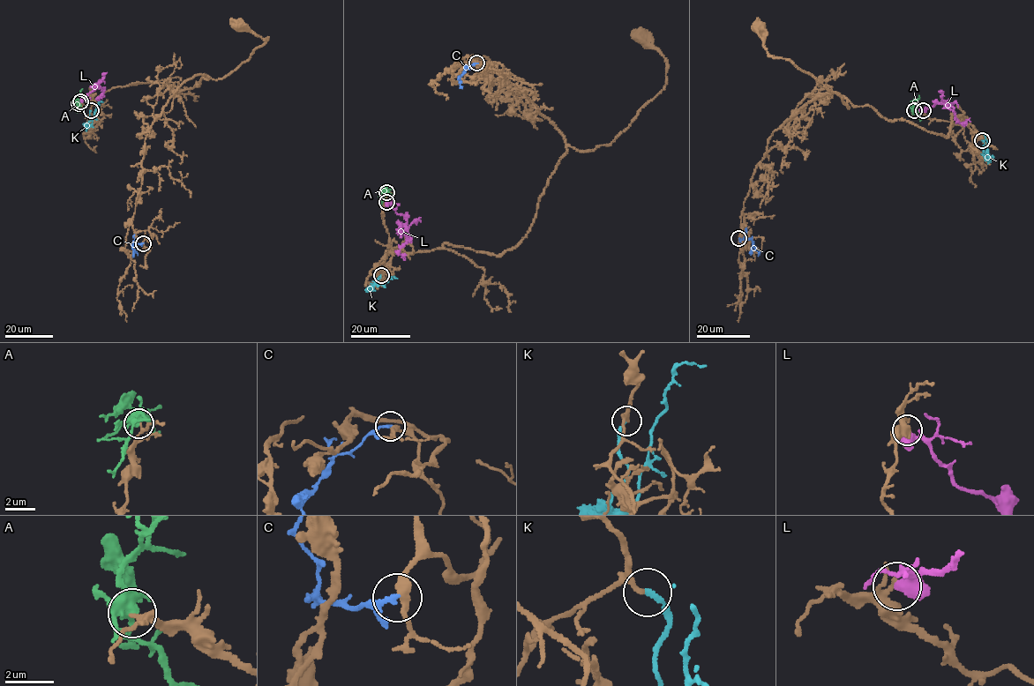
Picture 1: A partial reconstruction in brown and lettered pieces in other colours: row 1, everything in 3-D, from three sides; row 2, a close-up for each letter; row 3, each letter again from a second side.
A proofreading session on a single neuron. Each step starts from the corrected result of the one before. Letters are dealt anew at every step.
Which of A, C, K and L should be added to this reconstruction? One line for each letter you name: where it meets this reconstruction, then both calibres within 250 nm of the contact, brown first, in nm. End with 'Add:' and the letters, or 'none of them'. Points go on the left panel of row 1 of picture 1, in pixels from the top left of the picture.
K: contact (91, 110); calibres 120 and 200 nm
Add: K

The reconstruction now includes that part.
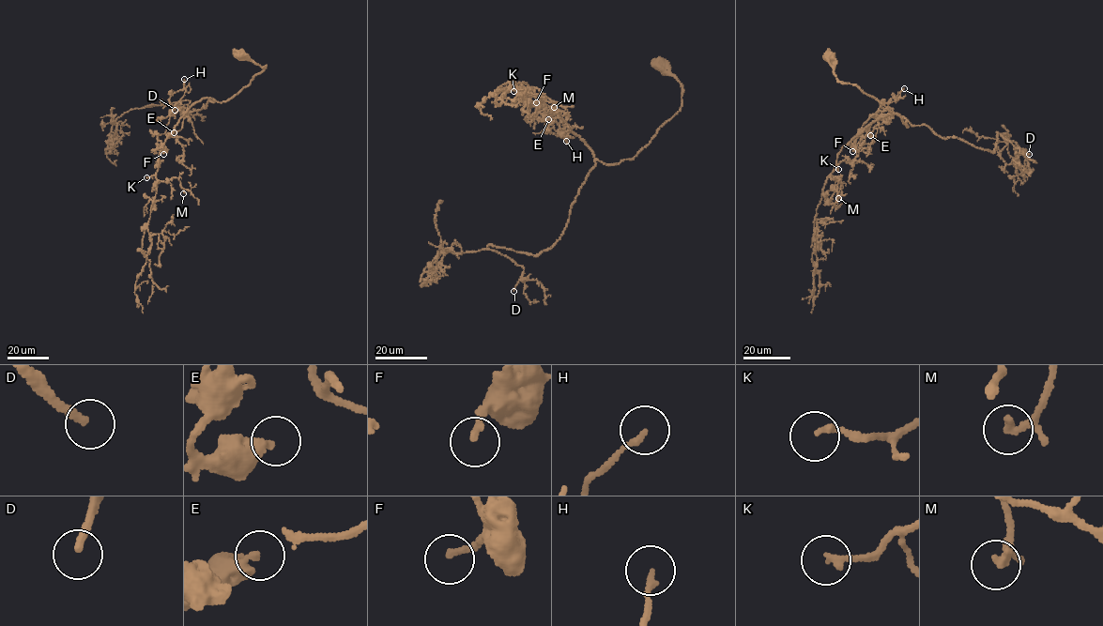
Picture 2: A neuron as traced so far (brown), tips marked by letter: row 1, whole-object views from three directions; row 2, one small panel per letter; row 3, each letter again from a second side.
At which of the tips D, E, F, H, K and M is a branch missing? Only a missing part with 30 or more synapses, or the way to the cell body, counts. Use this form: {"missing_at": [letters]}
{"missing_at": ["D"]}

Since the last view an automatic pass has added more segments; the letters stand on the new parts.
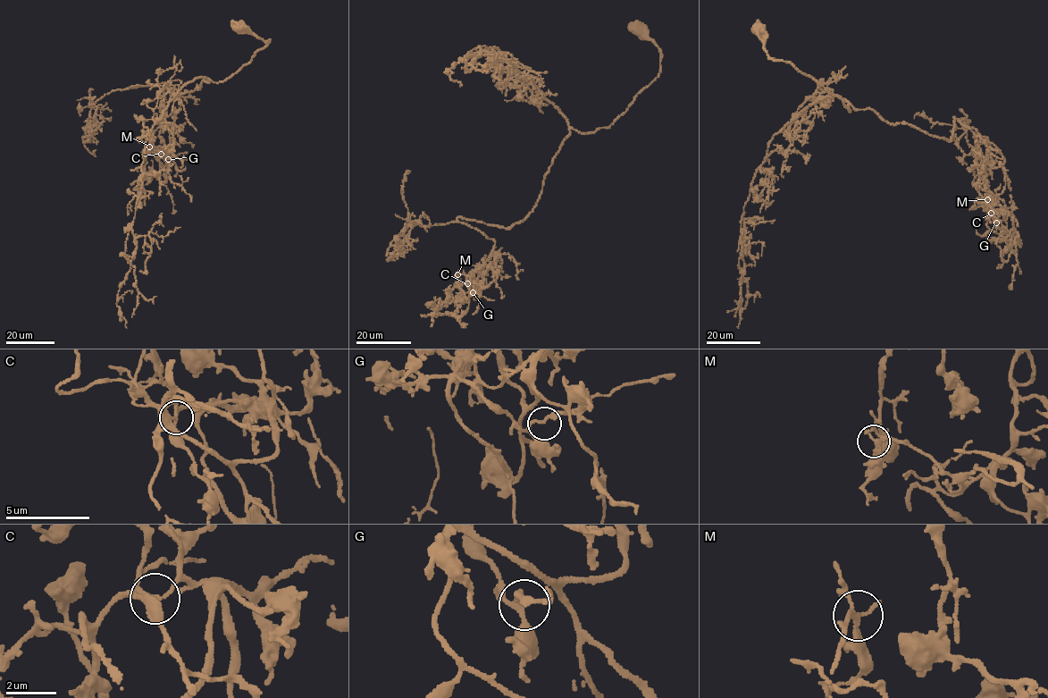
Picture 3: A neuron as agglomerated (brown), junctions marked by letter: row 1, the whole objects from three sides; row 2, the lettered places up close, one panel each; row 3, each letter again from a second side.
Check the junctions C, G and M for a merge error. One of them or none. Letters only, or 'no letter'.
no letter

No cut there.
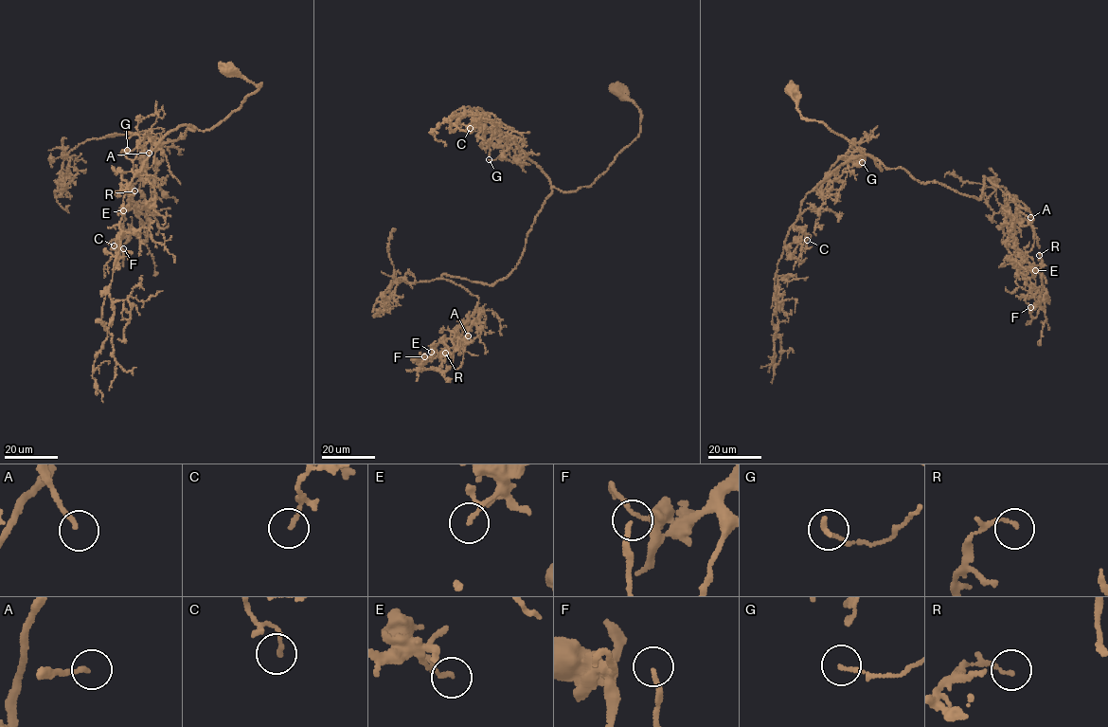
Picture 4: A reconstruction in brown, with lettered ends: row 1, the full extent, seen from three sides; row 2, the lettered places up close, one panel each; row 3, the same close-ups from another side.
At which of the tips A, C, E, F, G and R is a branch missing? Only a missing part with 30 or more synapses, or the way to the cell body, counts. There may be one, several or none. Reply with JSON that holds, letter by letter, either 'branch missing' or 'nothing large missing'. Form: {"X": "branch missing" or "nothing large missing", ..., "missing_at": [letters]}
{"A": "nothing large missing", "C": "nothing large missing", "E": "nothing large missing", "F": "branch missing", "G": "nothing large missing", "R": "nothing large missing", "missing_at": ["F"]}

